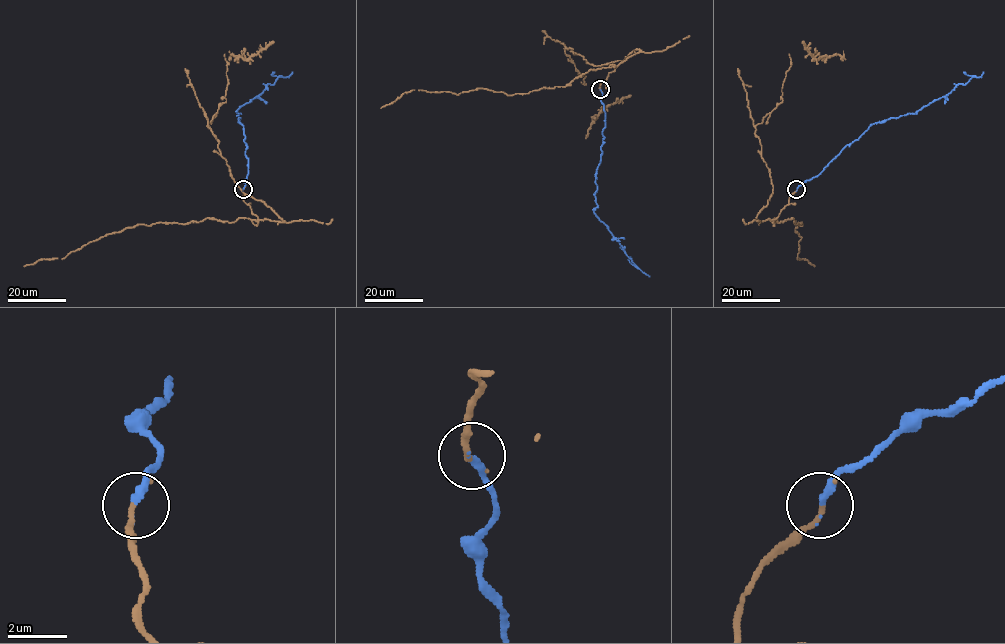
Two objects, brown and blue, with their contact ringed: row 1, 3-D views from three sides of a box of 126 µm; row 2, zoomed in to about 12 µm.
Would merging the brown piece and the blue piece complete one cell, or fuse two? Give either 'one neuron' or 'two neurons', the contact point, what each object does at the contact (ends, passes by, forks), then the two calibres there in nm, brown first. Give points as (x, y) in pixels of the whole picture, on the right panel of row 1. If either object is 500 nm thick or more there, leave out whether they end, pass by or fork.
one neuron; at (796, 189); brown ends there; blue ends there; 170 nm thick on the brown side, 240 nm on the other

